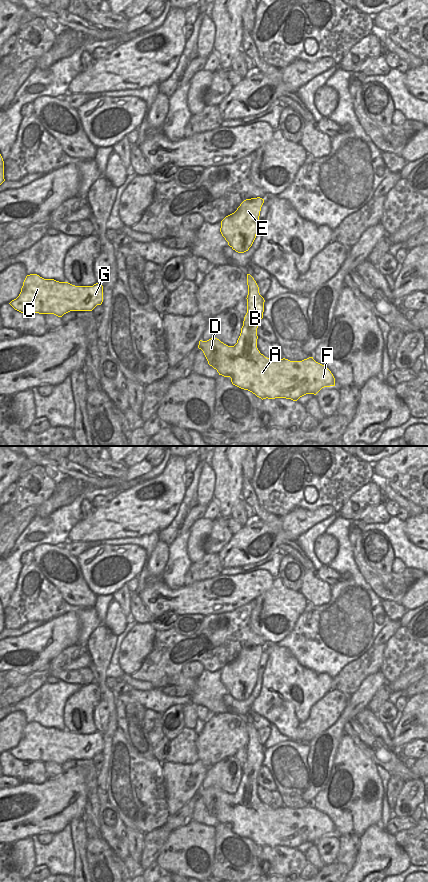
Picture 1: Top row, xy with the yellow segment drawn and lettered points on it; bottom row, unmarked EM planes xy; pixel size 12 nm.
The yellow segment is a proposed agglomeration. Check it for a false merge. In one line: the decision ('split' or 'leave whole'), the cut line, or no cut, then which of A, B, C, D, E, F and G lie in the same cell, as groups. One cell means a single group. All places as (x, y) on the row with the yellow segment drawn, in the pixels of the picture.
leave whole; no cut; A B C D E F G

